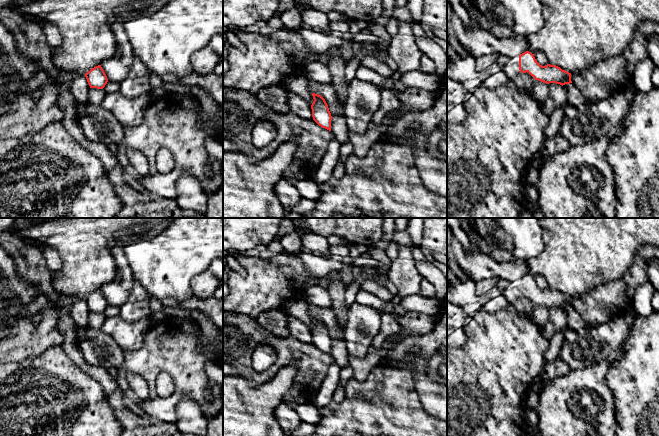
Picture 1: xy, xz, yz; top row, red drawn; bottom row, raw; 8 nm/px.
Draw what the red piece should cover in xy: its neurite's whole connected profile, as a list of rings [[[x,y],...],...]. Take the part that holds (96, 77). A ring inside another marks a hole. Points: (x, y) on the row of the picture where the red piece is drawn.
[[[101,65],[92,68],[85,74],[90,88],[103,89],[108,82],[107,76]]]

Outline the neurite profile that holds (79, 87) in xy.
[[[76,73],[71,75],[72,80],[69,83],[69,90],[71,94],[75,98],[77,104],[87,105],[90,86],[85,75]]]

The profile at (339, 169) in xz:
[[[338,160],[334,169],[333,169],[333,177],[339,179],[343,177],[345,173],[345,163],[341,160]]]

